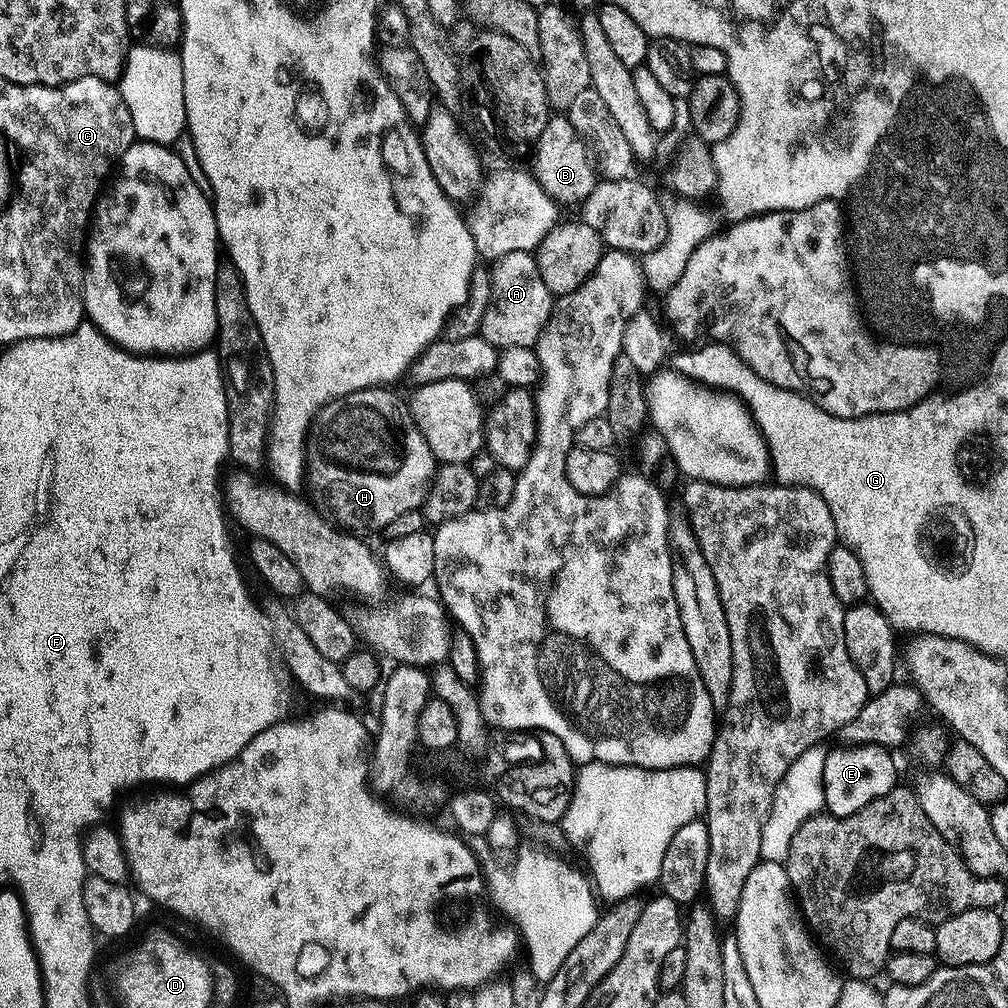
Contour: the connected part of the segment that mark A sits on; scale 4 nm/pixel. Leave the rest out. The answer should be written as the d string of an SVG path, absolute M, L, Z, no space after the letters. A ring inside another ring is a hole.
M518 251L497 258L489 269L489 306L478 334L498 350L510 346L533 347L552 312L554 297L546 289L532 252Z

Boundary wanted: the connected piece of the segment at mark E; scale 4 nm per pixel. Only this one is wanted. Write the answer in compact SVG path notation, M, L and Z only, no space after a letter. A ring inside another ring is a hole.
M879 744L832 748L824 767L824 808L830 816L849 816L897 787L893 753Z

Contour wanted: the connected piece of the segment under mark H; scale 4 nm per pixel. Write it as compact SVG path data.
M387 387L363 388L361 392L351 392L342 398L332 400L326 406L322 406L319 412L313 416L308 427L306 439L304 441L303 459L306 461L306 480L308 476L308 492L311 503L321 516L327 518L337 529L348 534L365 534L364 532L379 533L394 518L401 517L406 511L419 509L424 502L424 495L428 493L428 486L432 483L433 475L438 467L438 461L433 456L430 446L426 446L426 438L418 430L418 426L412 421L411 414L408 413L408 405L403 399L399 400Z

